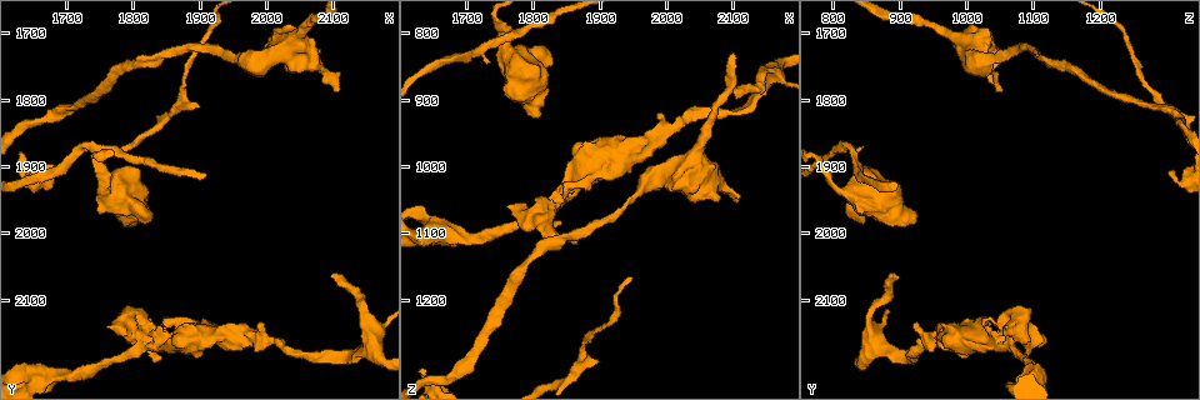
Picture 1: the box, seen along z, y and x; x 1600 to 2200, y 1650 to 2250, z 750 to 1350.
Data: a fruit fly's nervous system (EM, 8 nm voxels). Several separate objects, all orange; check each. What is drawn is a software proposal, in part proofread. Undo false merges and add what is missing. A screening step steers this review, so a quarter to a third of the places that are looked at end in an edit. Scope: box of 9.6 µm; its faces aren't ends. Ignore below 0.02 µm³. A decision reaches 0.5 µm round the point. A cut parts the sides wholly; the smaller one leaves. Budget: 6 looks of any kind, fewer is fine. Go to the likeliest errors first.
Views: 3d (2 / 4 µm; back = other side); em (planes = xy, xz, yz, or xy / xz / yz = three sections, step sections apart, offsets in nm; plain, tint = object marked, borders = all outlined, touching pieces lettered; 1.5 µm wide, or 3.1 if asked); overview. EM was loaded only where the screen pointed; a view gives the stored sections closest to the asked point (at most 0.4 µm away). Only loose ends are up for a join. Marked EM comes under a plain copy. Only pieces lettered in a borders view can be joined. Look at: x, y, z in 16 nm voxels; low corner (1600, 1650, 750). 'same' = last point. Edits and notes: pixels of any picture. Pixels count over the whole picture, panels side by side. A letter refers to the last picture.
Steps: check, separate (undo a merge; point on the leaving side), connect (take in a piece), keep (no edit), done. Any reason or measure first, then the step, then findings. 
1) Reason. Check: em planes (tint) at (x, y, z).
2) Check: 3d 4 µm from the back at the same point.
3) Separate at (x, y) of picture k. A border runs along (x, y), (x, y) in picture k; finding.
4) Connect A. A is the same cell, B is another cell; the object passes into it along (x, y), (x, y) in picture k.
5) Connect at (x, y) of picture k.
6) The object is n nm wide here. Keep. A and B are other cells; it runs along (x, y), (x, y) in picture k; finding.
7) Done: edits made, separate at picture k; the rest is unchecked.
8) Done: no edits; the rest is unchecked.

Two arms at a narrow angle. Check: 3d 2 µm at (1825, 2165, 1060).

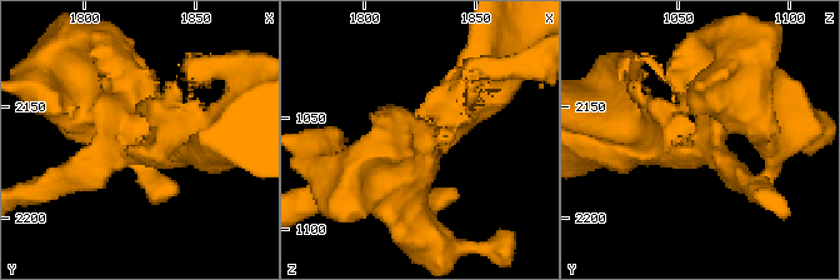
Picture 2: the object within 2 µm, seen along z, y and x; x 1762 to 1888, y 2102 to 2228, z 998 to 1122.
Check: em planes (borders) at (1824, 2168, 1060).

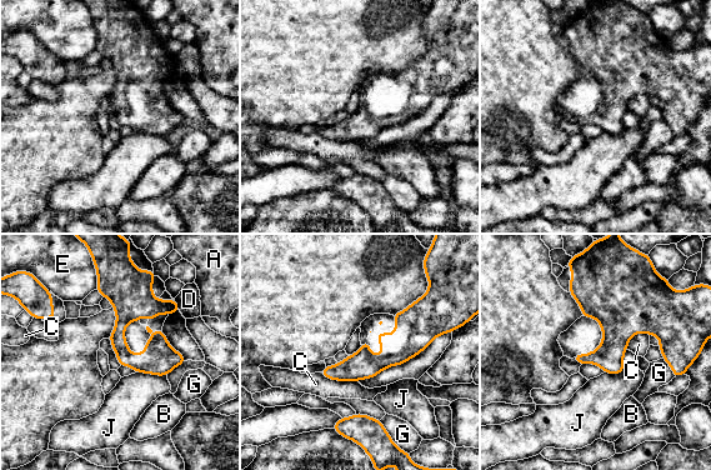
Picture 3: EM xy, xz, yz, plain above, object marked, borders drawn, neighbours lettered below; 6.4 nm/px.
The object is 180 nm wide here. Keep. A, B, C, D, E, G and J are other cells; it runs along (447, 328), (325, 373) in picture 3; all the same cell.

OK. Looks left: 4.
Sharp bend. Check: 3d 2 µm at (1750, 1915, 795).

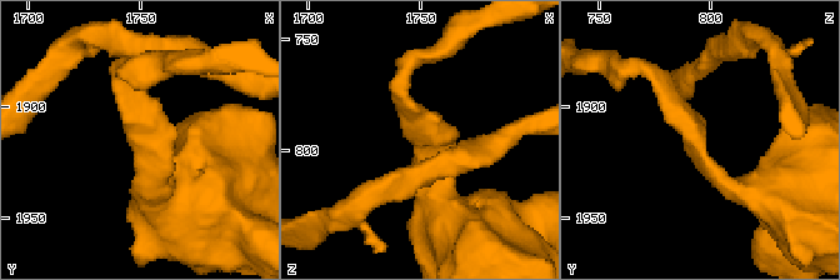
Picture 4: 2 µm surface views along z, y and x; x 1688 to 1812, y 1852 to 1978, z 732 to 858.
Check: em xy step 4 (tint) at (1754, 1915, 794).

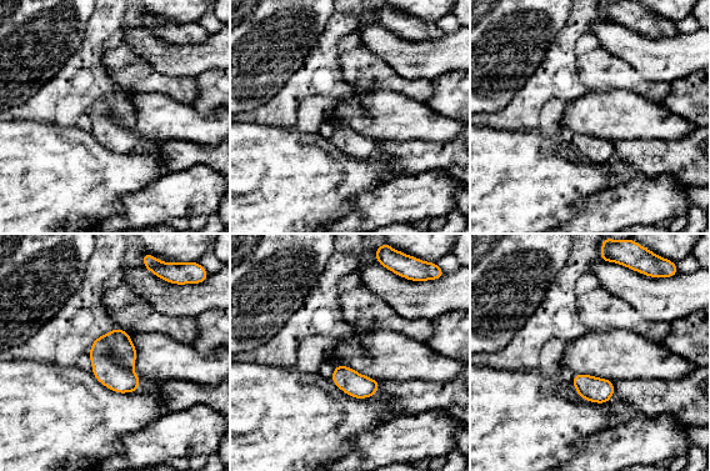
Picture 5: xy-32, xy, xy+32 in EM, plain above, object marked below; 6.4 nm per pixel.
See the neighbours. Check: em xy step 4 (borders) at the same point.

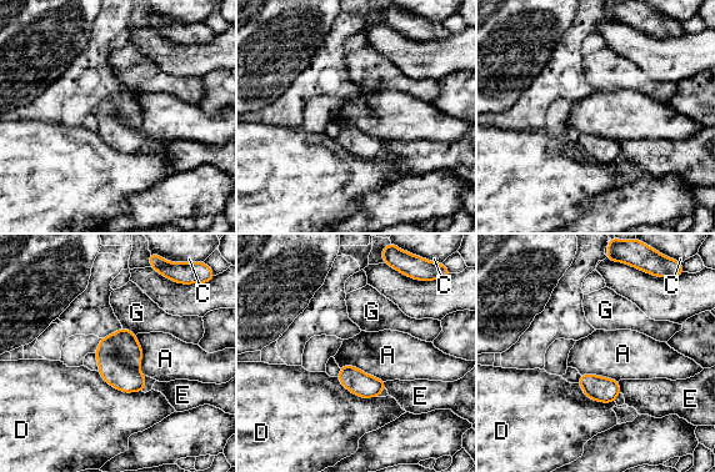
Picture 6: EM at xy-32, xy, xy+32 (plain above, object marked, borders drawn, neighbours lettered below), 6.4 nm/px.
Keep. A, C, D, E and G are other cells; a border runs along (340, 367), (353, 365), (385, 381) in picture 6; one cell here.

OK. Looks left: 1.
Done: no edits; the rest is unchecked.

